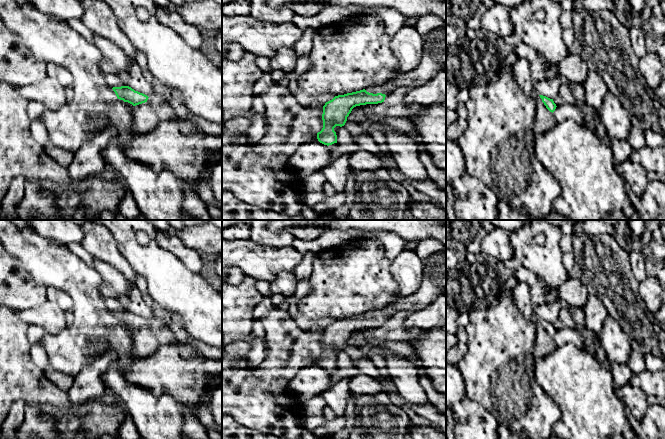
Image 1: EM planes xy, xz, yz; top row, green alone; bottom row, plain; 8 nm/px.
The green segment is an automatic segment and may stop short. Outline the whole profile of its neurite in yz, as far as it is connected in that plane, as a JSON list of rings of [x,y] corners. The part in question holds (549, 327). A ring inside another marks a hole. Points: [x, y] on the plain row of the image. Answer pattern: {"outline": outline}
{"outline": [[[534,315],[531,319],[536,324],[536,341],[533,347],[534,358],[543,357],[552,353],[556,348],[556,343],[553,336],[556,333],[556,328],[553,323],[539,319]]]}

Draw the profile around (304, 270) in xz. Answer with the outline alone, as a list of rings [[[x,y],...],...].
[[[306,252],[303,254],[301,263],[294,269],[294,274],[298,282],[303,279],[310,279],[312,274],[312,264],[315,257],[316,253],[314,252]]]

